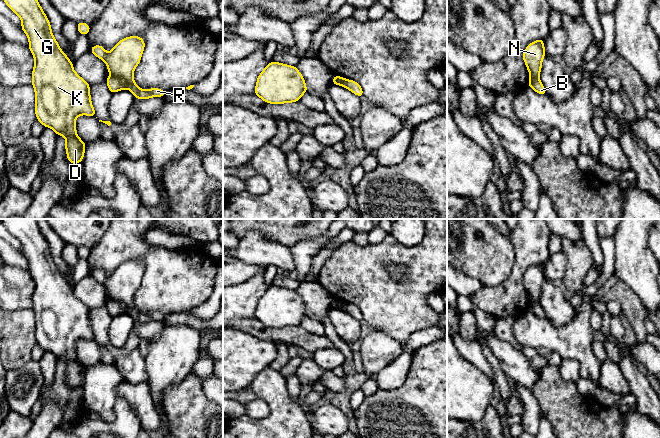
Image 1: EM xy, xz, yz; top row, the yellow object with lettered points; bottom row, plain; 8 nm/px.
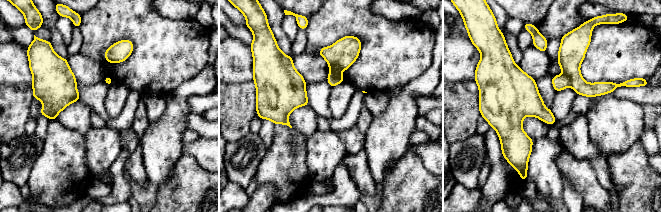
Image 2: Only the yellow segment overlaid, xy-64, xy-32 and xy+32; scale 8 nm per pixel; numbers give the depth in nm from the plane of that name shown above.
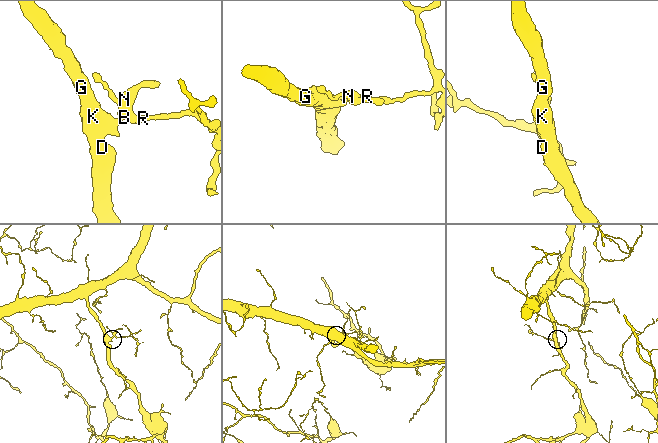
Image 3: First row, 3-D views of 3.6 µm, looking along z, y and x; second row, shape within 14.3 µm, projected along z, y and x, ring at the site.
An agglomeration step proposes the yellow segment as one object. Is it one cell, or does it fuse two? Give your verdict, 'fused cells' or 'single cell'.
fused cells

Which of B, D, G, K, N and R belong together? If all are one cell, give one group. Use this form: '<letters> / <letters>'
B D G K / N R

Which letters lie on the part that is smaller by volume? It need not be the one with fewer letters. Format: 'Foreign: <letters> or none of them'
Foreign: N, R

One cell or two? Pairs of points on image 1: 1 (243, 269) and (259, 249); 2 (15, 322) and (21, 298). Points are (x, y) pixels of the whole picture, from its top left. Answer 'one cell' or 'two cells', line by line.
1: two cells
2: two cells

